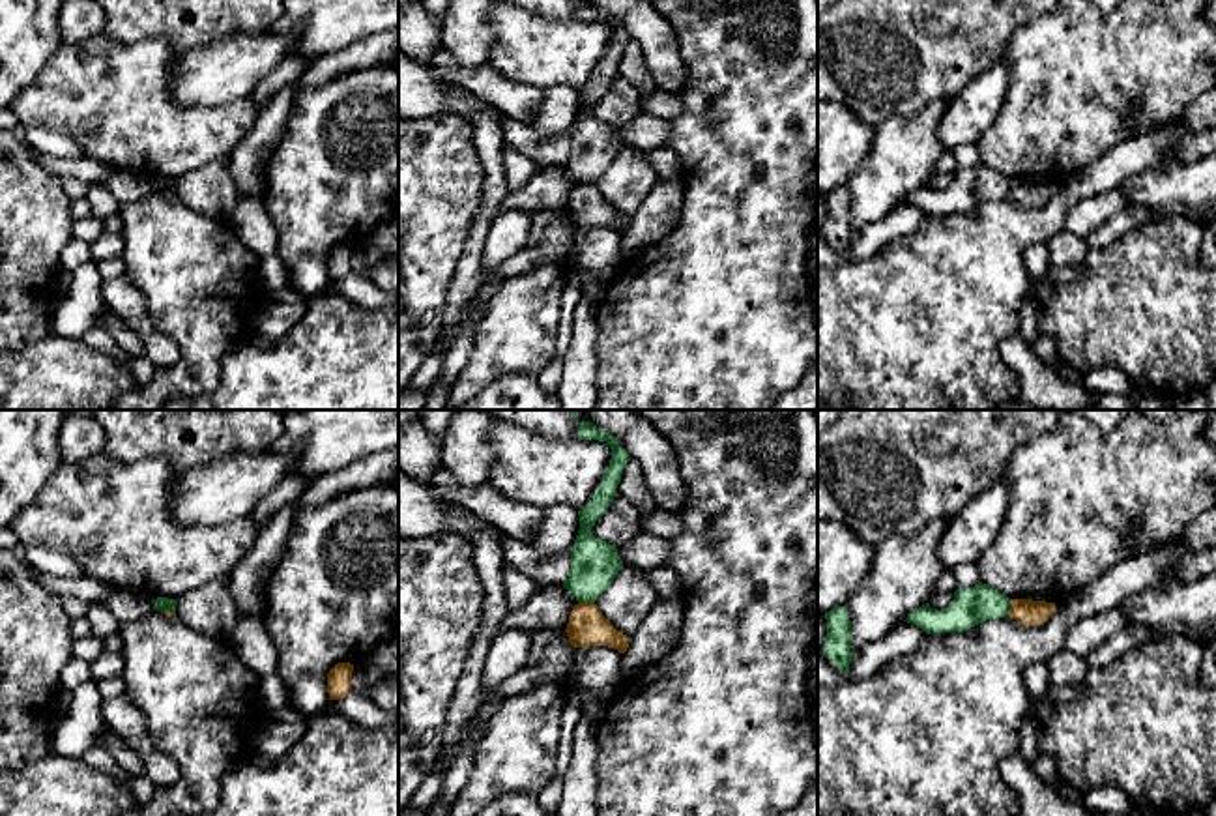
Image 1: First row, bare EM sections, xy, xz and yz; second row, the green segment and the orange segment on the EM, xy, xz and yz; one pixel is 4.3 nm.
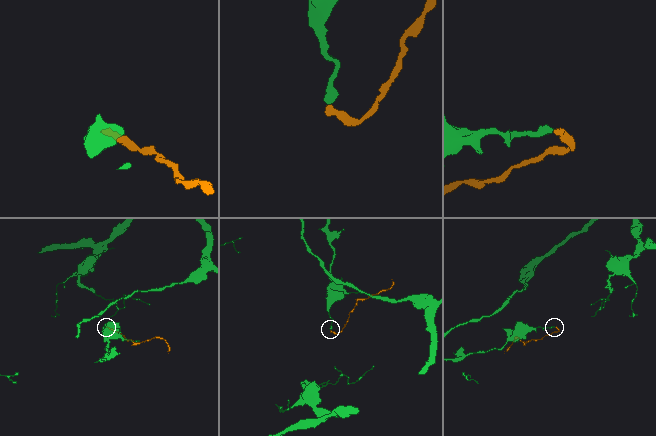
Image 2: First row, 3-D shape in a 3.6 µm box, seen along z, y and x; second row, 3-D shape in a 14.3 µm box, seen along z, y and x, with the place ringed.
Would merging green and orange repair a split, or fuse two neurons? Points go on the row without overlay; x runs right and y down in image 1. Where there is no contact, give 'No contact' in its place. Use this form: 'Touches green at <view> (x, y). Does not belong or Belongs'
Touches green at xz (586, 180). Does not belong

